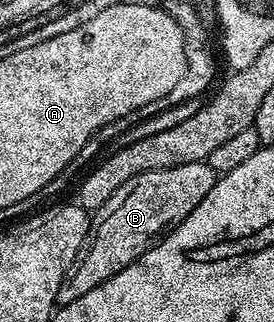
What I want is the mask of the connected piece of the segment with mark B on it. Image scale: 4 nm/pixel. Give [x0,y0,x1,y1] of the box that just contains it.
[57,161,216,305]

